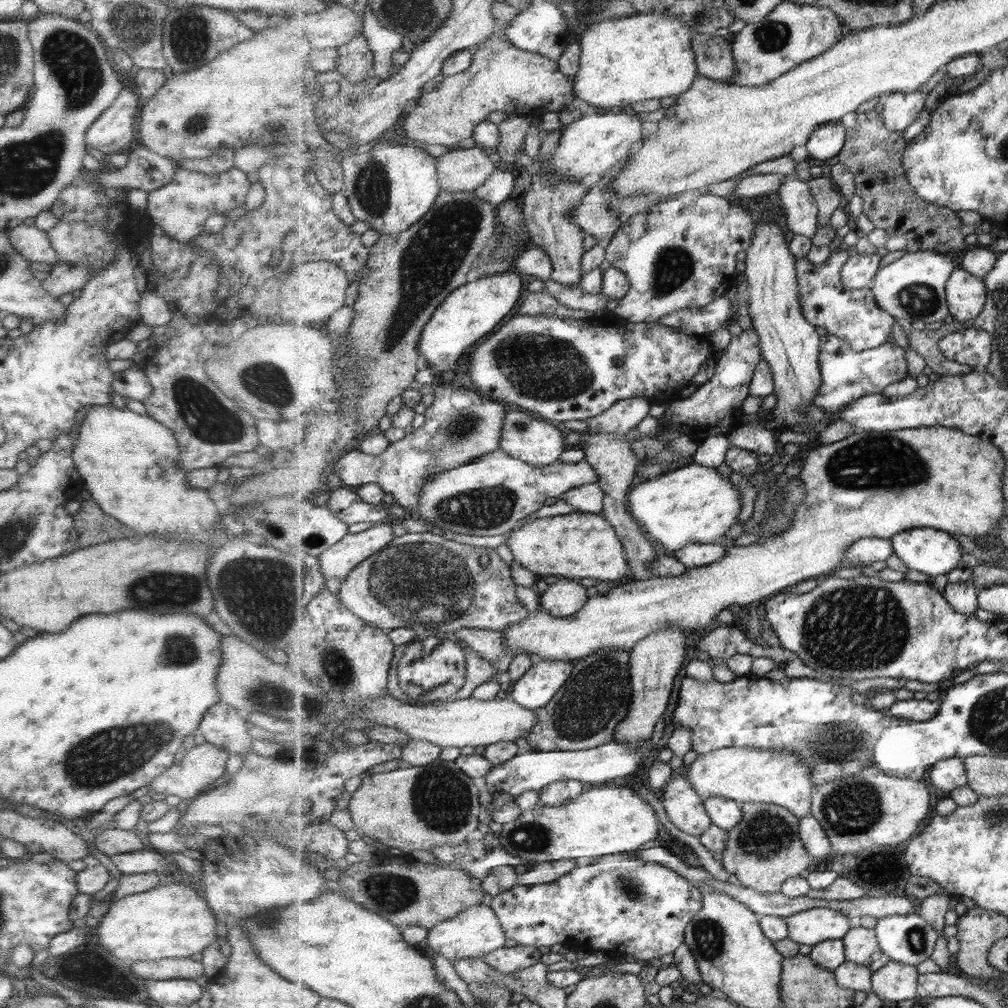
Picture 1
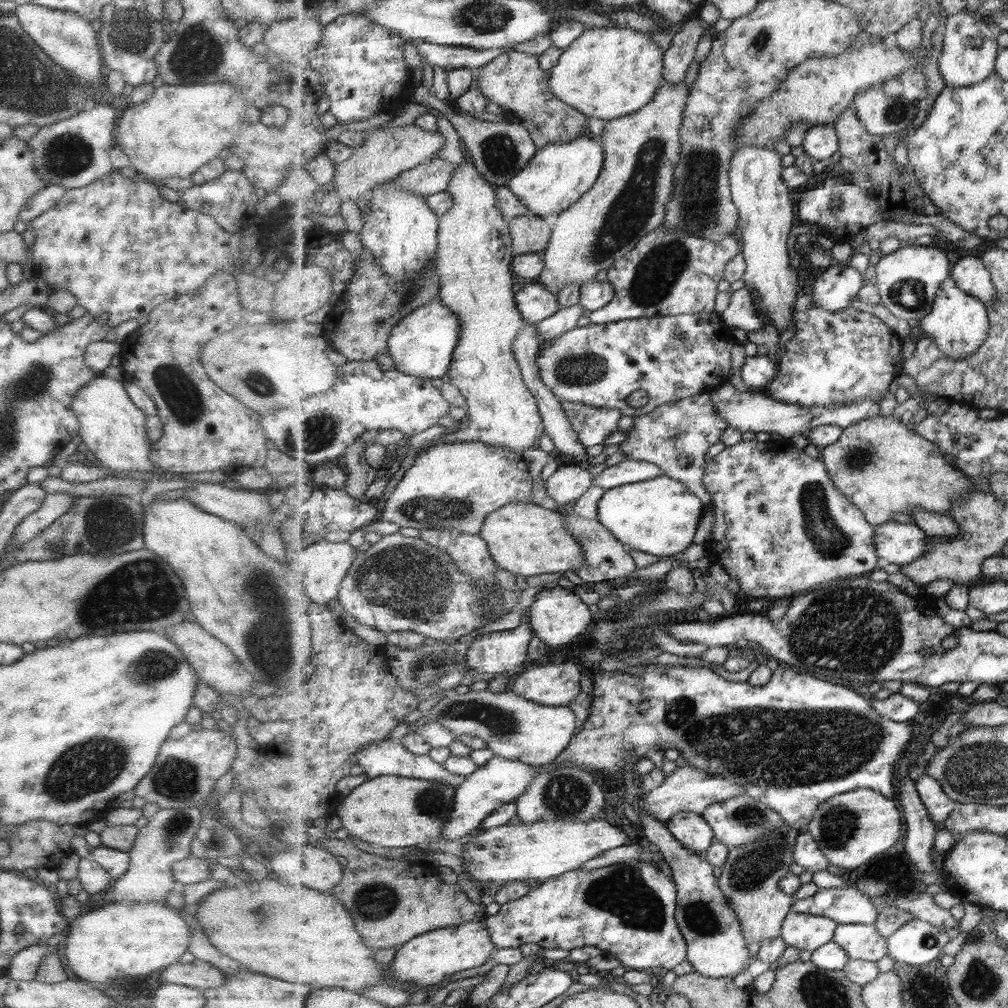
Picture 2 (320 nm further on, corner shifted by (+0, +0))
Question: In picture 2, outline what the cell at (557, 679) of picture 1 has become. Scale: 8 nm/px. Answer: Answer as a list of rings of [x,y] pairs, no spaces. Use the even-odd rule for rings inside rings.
[[[573,662],[529,668],[515,680],[512,692],[544,706],[568,706],[585,688],[579,668]]]

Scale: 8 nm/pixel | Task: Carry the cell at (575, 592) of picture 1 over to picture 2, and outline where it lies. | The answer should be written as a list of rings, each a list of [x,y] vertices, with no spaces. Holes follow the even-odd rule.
[[[556,586],[551,589],[542,589],[534,603],[529,607],[530,627],[545,645],[553,650],[561,650],[581,634],[585,634],[594,624],[593,619],[597,615],[594,607],[589,606],[573,593],[572,588]]]

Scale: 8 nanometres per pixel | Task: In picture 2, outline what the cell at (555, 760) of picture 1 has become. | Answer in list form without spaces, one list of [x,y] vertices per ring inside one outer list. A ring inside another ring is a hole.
[[[494,755],[484,765],[481,765],[471,776],[458,785],[455,789],[455,808],[451,814],[451,820],[443,829],[442,836],[446,842],[459,840],[463,836],[475,835],[478,828],[483,825],[487,818],[501,806],[516,803],[525,789],[537,778],[542,767],[533,766],[530,763],[517,762],[515,759],[507,759]]]

